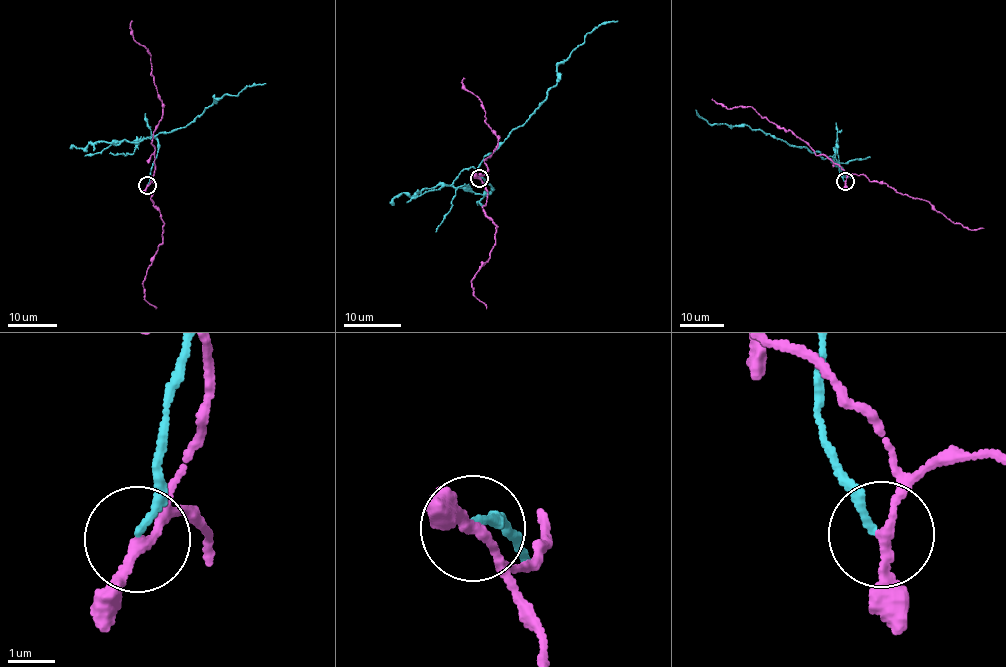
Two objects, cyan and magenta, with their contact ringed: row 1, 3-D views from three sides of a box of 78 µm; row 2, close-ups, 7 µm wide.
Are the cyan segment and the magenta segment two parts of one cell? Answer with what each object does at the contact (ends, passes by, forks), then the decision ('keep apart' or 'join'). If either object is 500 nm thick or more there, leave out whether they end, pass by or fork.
cyan ends there; magenta passes by; keep apart

